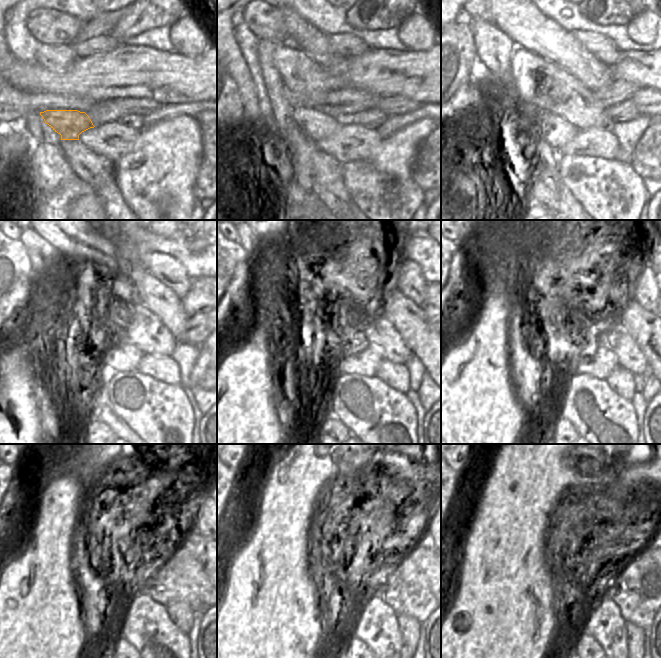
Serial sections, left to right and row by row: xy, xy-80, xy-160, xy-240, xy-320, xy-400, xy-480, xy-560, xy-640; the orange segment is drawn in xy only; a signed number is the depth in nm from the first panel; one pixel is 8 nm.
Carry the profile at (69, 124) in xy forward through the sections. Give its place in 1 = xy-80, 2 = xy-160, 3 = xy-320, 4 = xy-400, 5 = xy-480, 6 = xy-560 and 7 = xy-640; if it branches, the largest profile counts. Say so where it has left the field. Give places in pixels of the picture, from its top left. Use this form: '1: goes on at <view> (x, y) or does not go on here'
1: goes on at xy-80 (317, 125)
2: goes on at xy-160 (556, 131)
3: goes on at xy-320 (365, 363)
4: goes on at xy-400 (600, 364)
5: goes on at xy-480 (181, 587)
6: goes on at xy-560 (408, 594)
7: goes on at xy-640 (643, 589)

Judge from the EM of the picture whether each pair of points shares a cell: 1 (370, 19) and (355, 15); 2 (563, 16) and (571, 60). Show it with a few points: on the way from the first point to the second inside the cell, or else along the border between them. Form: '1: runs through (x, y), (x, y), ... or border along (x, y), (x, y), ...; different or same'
1: runs through (366, 15), (359, 15); same
2: border along (545, 16), (553, 19), (571, 33); different

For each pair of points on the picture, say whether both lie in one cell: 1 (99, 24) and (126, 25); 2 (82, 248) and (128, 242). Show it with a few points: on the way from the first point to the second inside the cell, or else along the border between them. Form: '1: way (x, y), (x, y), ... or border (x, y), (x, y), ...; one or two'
1: border (129, 10), (110, 33); two
2: border (95, 230), (104, 239), (118, 245), (127, 256); two

